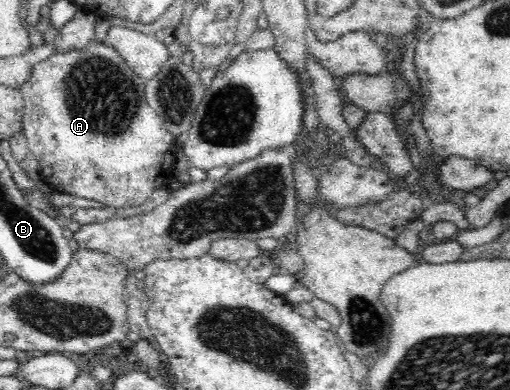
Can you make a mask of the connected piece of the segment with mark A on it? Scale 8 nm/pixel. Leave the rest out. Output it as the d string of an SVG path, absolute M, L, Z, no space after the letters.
M93 40L82 50L68 51L68 53L58 53L49 59L36 63L30 77L21 87L24 100L23 110L23 132L26 136L28 147L38 160L39 177L55 192L69 193L84 199L94 199L106 206L115 208L134 207L142 205L157 188L167 186L169 167L172 159L169 156L170 147L175 143L175 137L162 126L162 120L151 109L145 94L146 80L142 79L134 70L126 65L122 57L111 46L106 46L102 42Z

